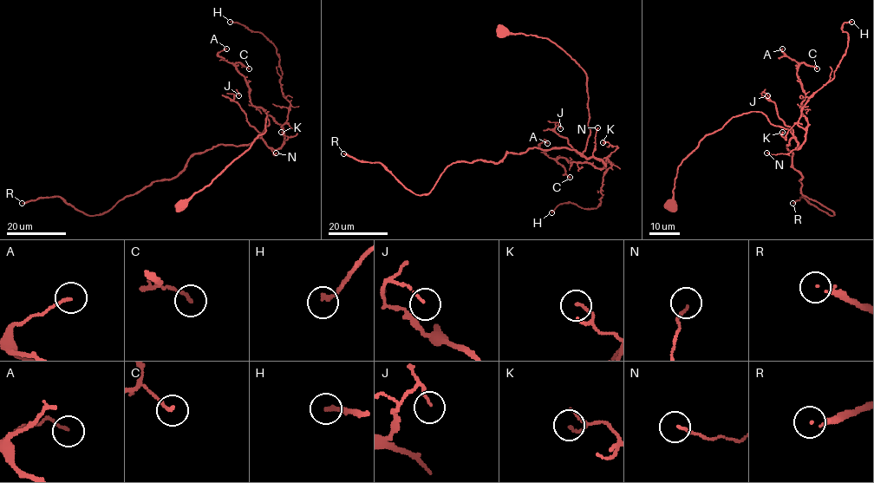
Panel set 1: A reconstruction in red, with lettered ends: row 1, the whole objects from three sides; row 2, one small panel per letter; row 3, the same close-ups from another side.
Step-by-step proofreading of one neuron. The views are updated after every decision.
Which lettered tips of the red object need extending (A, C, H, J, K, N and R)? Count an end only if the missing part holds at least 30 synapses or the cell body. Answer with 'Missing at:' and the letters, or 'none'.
Missing at: R

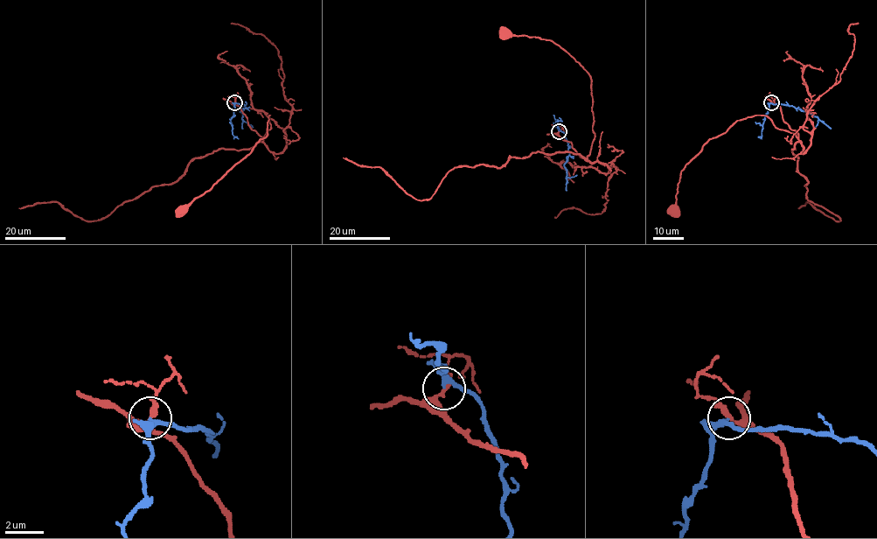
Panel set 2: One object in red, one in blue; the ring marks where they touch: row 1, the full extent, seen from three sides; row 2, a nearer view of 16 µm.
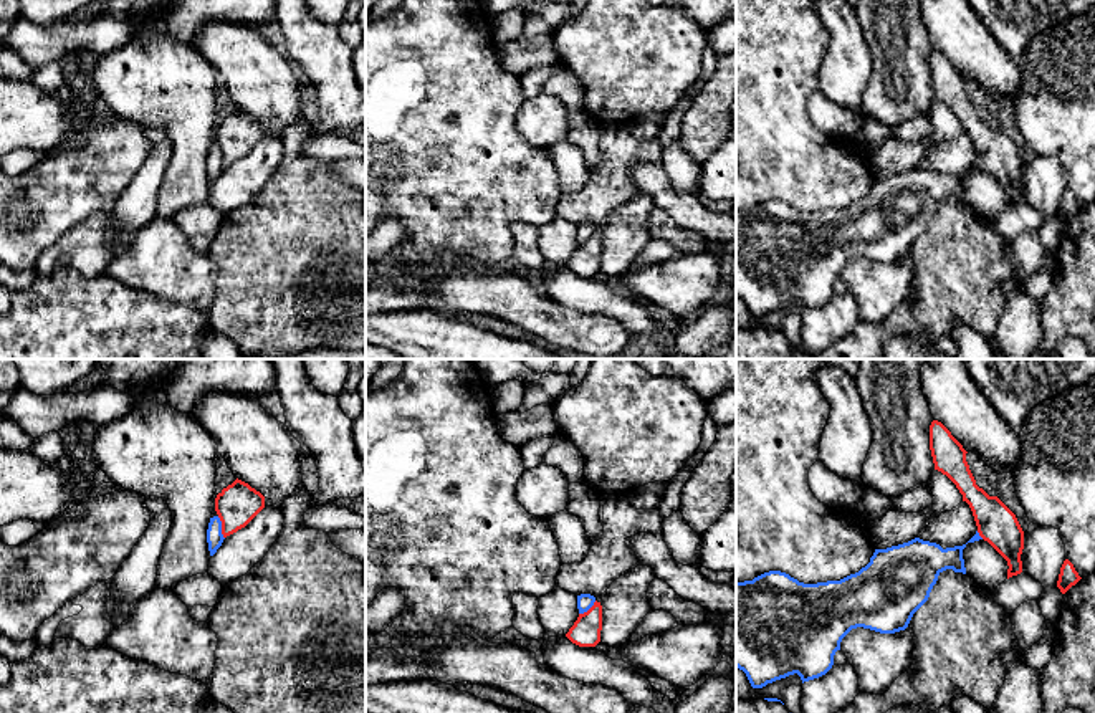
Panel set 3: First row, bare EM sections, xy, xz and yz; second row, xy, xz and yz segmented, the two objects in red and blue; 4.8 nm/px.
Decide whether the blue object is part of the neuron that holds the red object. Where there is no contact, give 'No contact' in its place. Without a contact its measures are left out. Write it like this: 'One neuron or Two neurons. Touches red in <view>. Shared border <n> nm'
Two neurons. Touches red in xy. Shared border 120 nm

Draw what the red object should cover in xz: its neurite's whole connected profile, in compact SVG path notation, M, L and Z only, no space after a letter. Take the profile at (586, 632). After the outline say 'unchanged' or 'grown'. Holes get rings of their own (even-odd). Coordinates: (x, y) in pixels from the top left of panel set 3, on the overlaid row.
M595 601L587 612L579 614L566 637L579 647L595 647L600 642L600 630L602 605Z | unchanged

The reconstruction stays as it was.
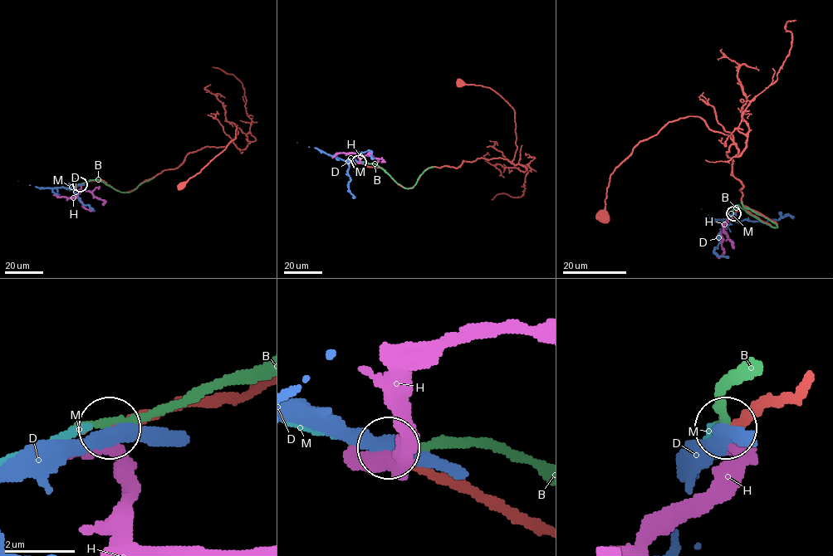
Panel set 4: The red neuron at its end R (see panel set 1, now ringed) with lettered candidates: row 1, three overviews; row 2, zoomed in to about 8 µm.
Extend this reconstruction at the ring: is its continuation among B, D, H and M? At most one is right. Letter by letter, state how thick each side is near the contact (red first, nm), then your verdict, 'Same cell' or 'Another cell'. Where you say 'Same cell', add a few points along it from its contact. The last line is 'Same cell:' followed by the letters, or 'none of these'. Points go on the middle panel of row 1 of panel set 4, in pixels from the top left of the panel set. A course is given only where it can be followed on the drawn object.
B: Thickness 320 nm (red) against 190 nm. Another cell
D: Thickness 340 nm (red) against 360 nm. Another cell
H: Thickness 300 nm (red) against 400 nm. Another cell
M: Thickness 100 nm (red) against 260 nm. Another cell
Same cell: none of these

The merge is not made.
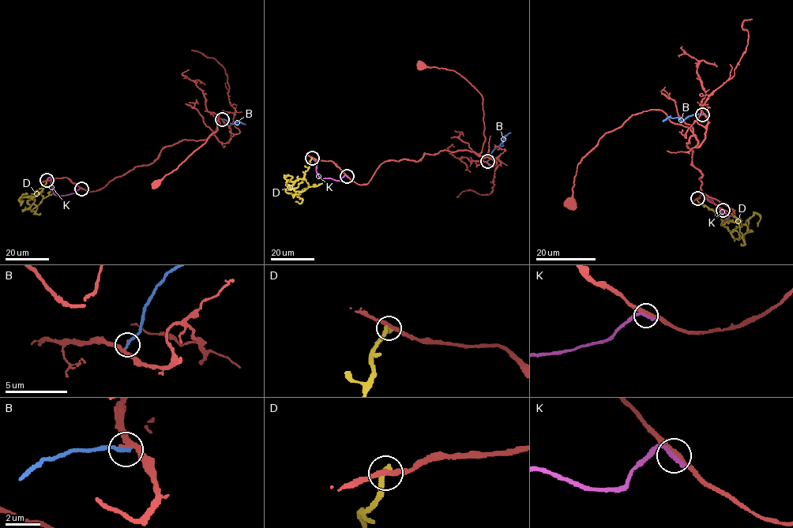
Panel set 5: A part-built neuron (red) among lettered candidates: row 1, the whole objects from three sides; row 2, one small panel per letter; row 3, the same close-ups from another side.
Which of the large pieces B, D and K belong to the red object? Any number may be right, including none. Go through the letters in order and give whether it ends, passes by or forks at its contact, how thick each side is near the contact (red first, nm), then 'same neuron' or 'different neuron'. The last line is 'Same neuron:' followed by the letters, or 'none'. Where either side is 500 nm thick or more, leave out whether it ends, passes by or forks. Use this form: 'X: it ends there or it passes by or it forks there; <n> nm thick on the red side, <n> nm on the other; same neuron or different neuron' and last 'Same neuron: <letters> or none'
B: it ends there; 220 nm thick on the red side, 240 nm on the other; different neuron
D: it ends there; 280 nm thick on the red side, 340 nm on the other; different neuron
K: it ends there; 200 nm thick on the red side, 320 nm on the other; different neuron
Same neuron: none

